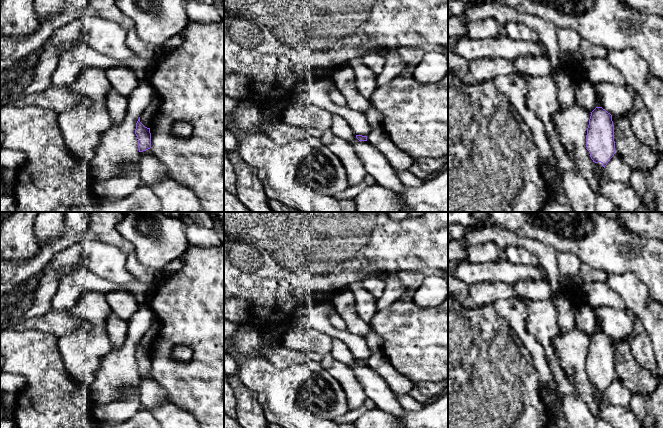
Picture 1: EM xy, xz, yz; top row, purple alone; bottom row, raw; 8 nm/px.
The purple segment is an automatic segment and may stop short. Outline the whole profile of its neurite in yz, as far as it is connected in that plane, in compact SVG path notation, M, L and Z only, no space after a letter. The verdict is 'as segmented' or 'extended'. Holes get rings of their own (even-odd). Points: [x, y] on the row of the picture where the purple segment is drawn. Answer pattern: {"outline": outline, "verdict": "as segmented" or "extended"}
{"outline": "M597 97L596 108L591 112L587 128L586 147L599 173L596 193L628 212L635 212L642 204L651 212L656 212L656 195L653 192L647 191L640 197L629 184L614 181L605 174L604 168L615 154L614 125L612 115L602 108Z", "verdict": "extended"}

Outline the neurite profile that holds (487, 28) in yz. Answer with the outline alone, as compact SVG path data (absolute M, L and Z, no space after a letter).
M485 18L468 22L467 33L469 39L484 40L501 36L502 23L494 18Z

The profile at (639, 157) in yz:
M612 115L615 154L618 154L632 171L647 173L657 164L657 153L640 142L633 133L629 119Z

